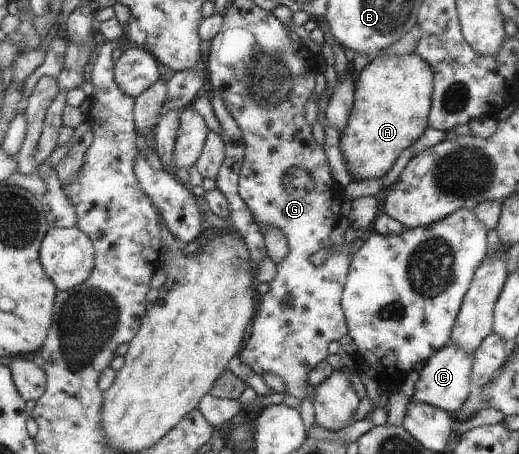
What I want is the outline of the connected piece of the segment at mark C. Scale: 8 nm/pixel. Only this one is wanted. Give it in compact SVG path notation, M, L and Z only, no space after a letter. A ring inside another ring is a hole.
M449 342L423 362L414 384L411 401L429 403L441 410L453 414L465 402L472 390L470 384L472 354L463 352L458 346Z

